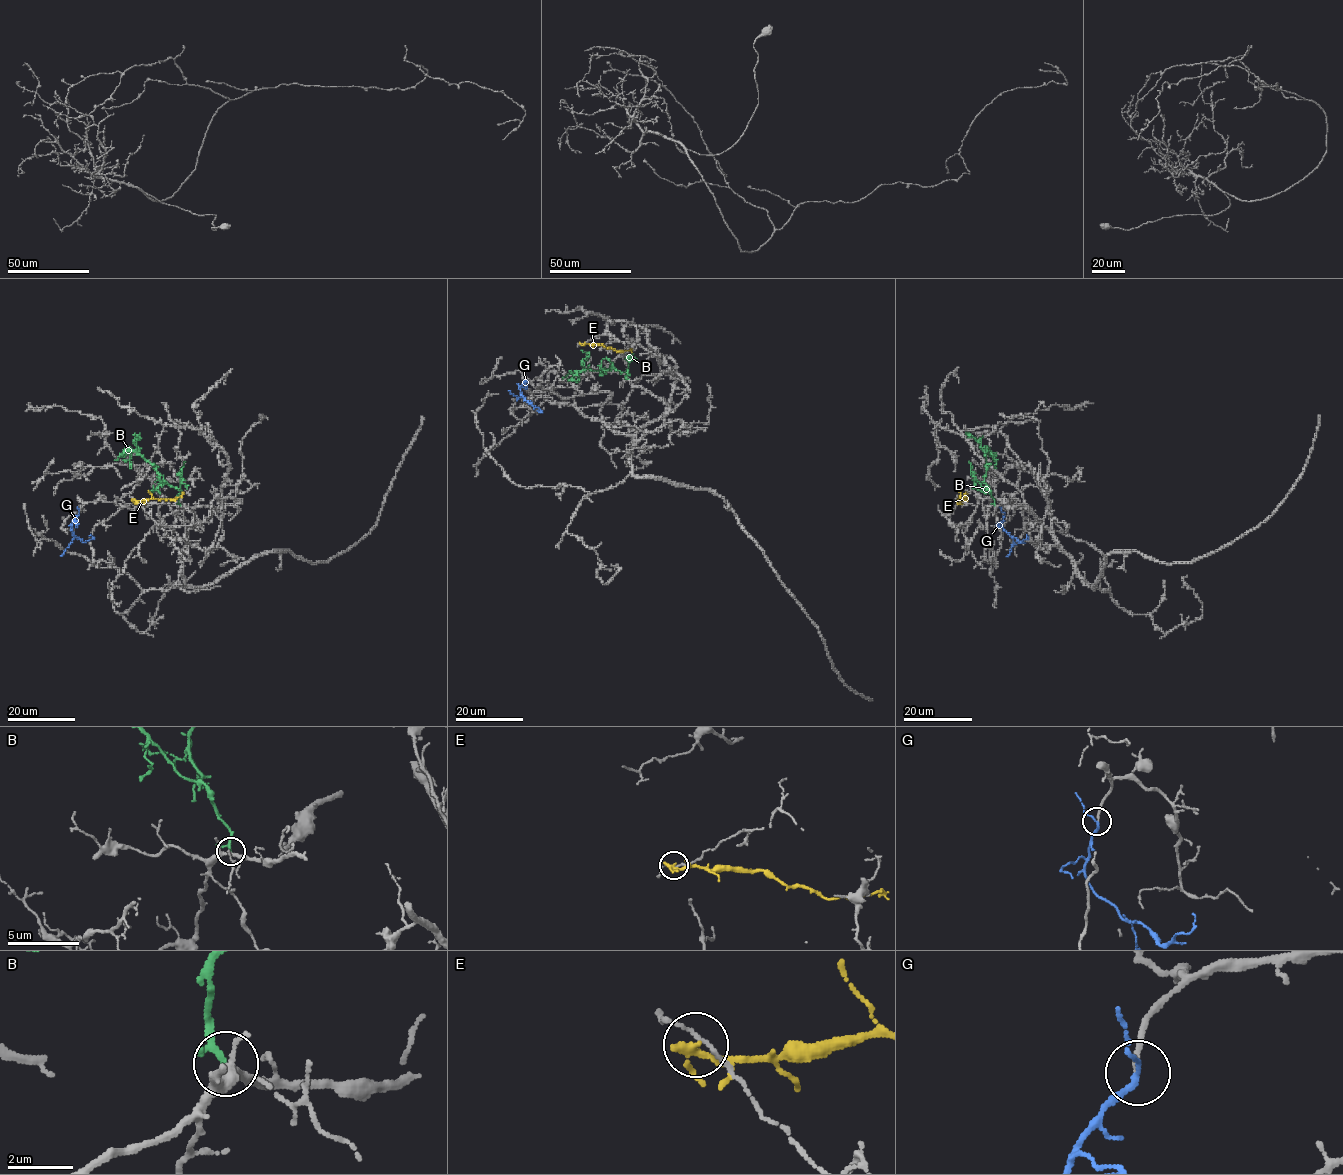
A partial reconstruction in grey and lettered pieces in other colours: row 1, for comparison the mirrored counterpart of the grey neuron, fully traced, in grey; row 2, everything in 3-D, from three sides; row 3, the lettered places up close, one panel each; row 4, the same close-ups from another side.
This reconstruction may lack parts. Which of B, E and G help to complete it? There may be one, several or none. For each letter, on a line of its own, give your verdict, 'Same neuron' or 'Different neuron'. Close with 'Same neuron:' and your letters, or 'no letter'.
B: Different neuron
E: Different neuron
G: Same neuron
Same neuron: G

